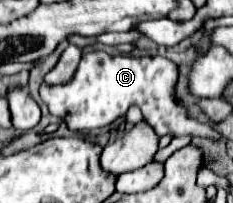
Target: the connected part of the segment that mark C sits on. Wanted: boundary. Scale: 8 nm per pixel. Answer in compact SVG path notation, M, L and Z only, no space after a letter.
M85 52L79 64L77 74L65 86L43 86L41 98L49 106L51 114L63 118L69 130L91 130L109 126L119 116L125 116L131 104L139 106L149 126L157 136L173 132L175 136L193 134L193 136L215 136L217 132L209 124L197 124L187 118L187 110L175 98L175 86L179 78L179 68L169 58L163 56L130 56L117 54L109 56L107 52Z

